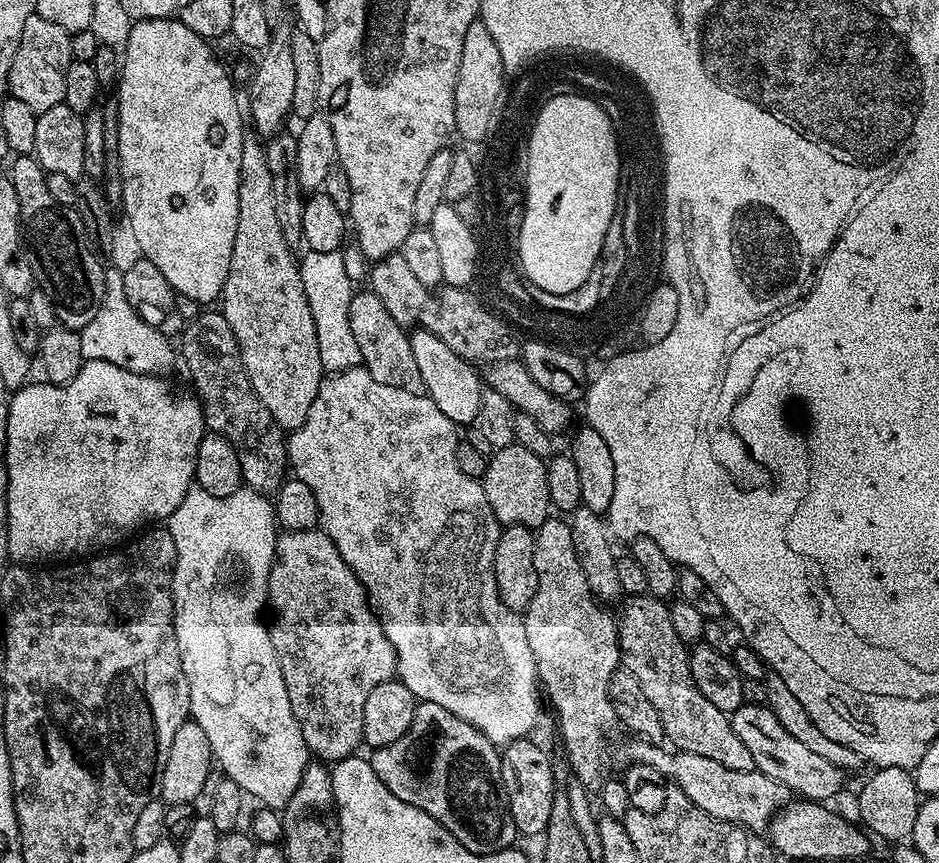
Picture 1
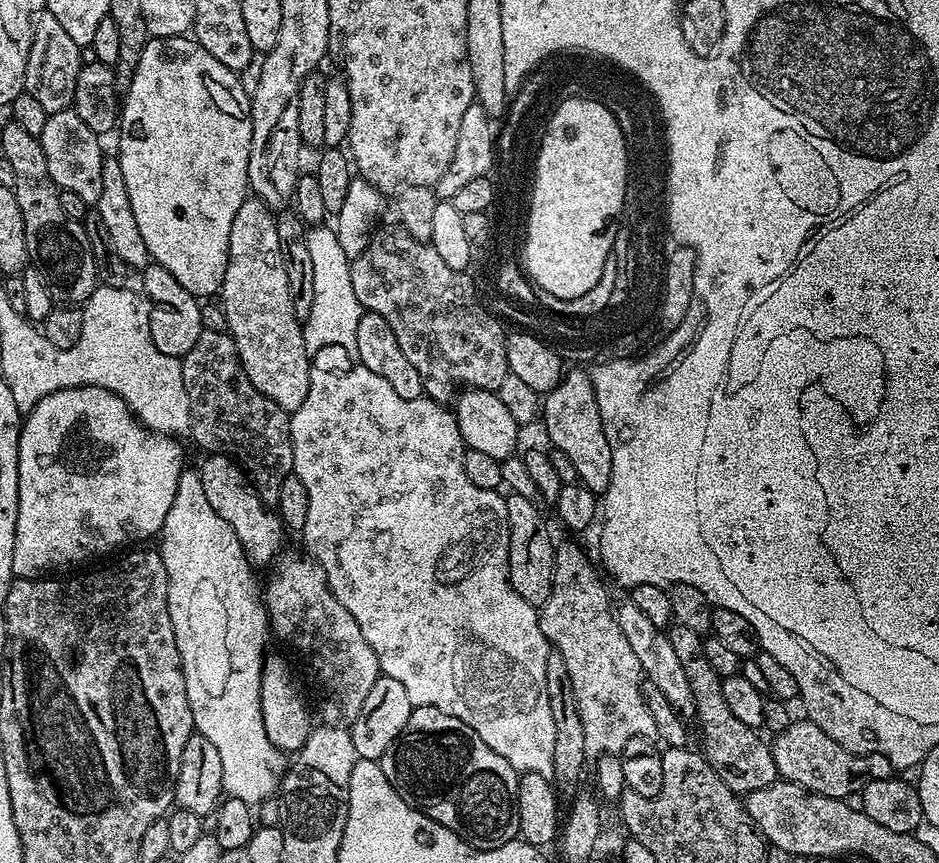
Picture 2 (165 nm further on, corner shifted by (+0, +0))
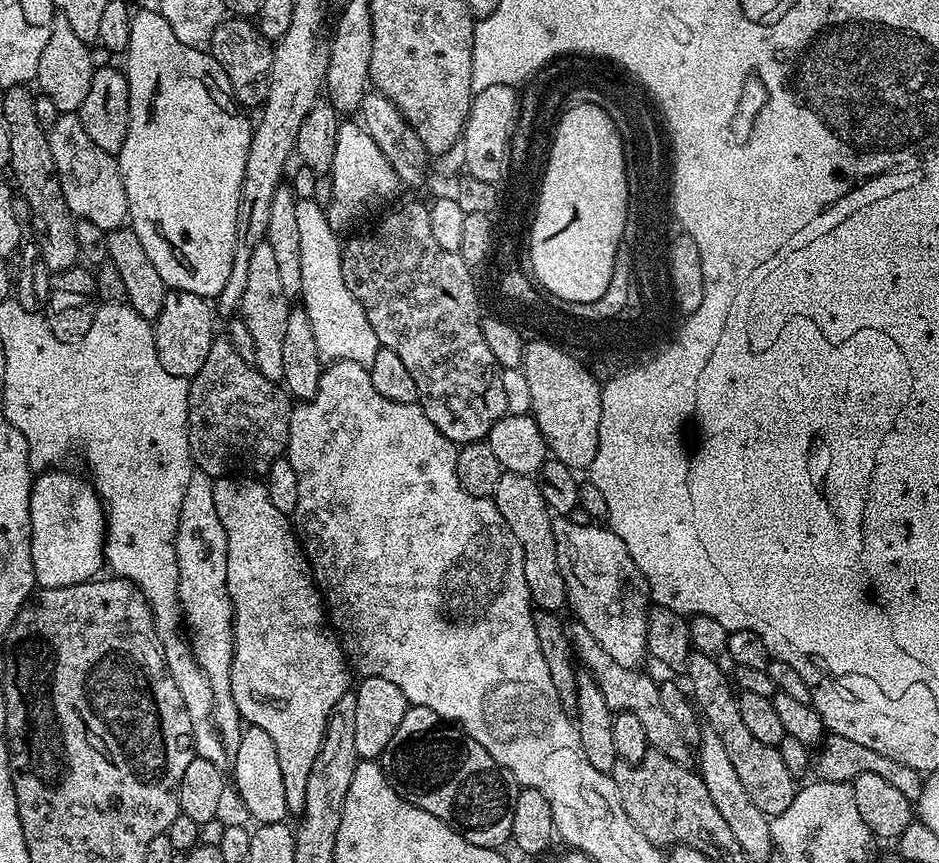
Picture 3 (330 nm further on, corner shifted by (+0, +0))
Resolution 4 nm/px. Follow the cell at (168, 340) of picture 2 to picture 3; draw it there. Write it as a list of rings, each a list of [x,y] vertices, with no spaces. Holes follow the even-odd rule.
[[[168,291],[166,302],[162,302],[162,314],[158,314],[154,321],[158,362],[162,362],[162,370],[166,370],[166,374],[191,378],[198,374],[198,370],[202,370],[214,339],[212,316],[213,305],[205,297],[189,292]]]

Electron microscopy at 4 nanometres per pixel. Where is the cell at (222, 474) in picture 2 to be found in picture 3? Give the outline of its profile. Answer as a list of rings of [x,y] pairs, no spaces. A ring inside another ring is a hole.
[[[233,474],[221,476],[212,485],[214,490],[214,510],[218,510],[218,522],[222,522],[222,530],[226,534],[226,582],[228,593],[232,603],[232,669],[230,670],[230,690],[234,698],[234,706],[238,706],[238,714],[245,725],[252,725],[270,734],[274,742],[275,753],[278,756],[278,763],[281,767],[283,789],[286,792],[286,806],[288,815],[292,818],[299,818],[304,815],[306,806],[306,785],[310,782],[310,770],[314,766],[314,758],[318,758],[318,750],[324,741],[324,731],[330,718],[330,710],[334,710],[334,702],[342,698],[342,694],[350,691],[348,676],[350,677],[350,665],[344,649],[341,648],[339,639],[330,627],[326,619],[326,608],[322,603],[322,593],[316,587],[316,577],[312,575],[312,566],[304,549],[300,547],[300,541],[294,531],[294,524],[289,517],[282,514],[282,510],[274,507],[270,502],[267,483],[258,481],[248,474]]]

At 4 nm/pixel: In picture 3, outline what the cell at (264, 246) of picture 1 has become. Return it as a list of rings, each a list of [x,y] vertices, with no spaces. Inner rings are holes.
[[[267,242],[254,246],[254,254],[250,254],[250,267],[246,273],[246,294],[242,294],[238,312],[244,321],[246,330],[250,330],[254,338],[254,358],[256,359],[255,368],[262,375],[271,380],[280,382],[283,378],[282,370],[282,342],[285,341],[285,331],[287,324],[287,314],[290,309],[290,297],[282,290],[282,281],[278,274],[278,265],[271,247]]]

